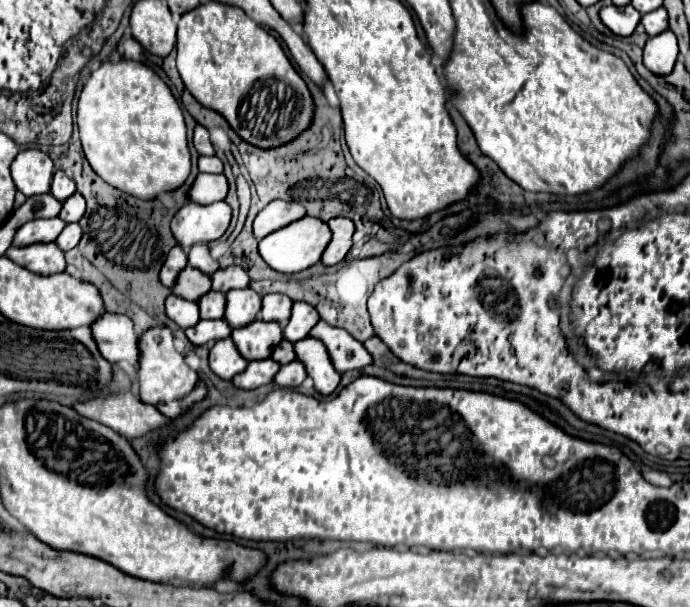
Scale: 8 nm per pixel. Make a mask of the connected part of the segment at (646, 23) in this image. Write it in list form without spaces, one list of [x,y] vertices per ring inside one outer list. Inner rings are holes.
[[[658,8],[650,14],[642,16],[642,26],[646,28],[648,36],[656,36],[664,30],[668,30],[668,12],[664,8]]]

